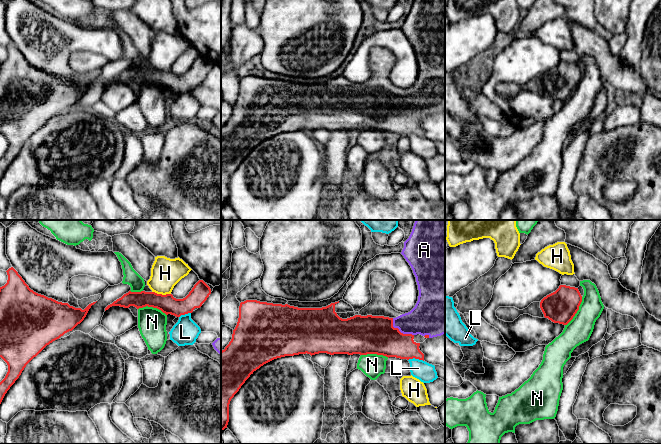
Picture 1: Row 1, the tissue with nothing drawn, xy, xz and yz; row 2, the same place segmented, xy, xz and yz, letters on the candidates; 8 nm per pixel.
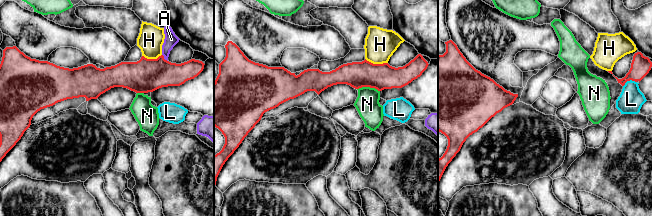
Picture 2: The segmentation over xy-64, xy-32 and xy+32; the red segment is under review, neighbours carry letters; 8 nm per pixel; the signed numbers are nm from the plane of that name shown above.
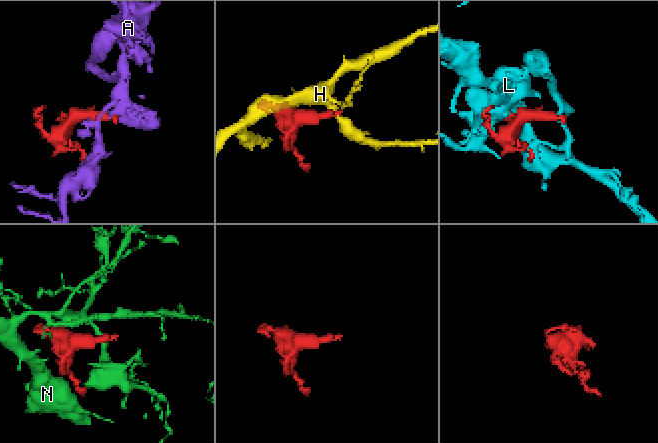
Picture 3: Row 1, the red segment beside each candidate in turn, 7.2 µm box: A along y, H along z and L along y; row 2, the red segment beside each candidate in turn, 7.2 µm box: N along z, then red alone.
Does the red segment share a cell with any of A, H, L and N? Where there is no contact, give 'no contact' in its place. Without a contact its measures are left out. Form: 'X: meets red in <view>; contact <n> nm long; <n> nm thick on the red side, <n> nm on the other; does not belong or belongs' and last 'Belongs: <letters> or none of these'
A: meets red in xz; contact 220 nm long; 300 nm thick on the red side, 280 nm on the other; belongs
H: meets red in xy; contact 150 nm long; 150 nm thick on the red side, 240 nm on the other; does not belong
L: meets red in xz; contact 130 nm long; 240 nm thick on the red side, 160 nm on the other; does not belong
N: meets red in yz; contact 280 nm long; 260 nm thick on the red side, 200 nm on the other; does not belong
Belongs: A

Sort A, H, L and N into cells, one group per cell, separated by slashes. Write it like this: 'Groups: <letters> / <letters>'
Groups: A / H / L / N

